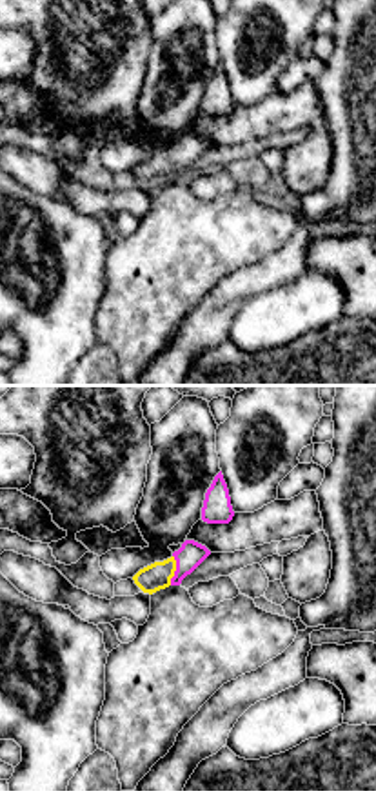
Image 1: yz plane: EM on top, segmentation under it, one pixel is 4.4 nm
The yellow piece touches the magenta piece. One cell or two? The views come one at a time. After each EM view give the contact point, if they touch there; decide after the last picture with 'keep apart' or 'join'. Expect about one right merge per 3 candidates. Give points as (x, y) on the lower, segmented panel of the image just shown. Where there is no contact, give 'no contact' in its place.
meets yellow at (175, 570)

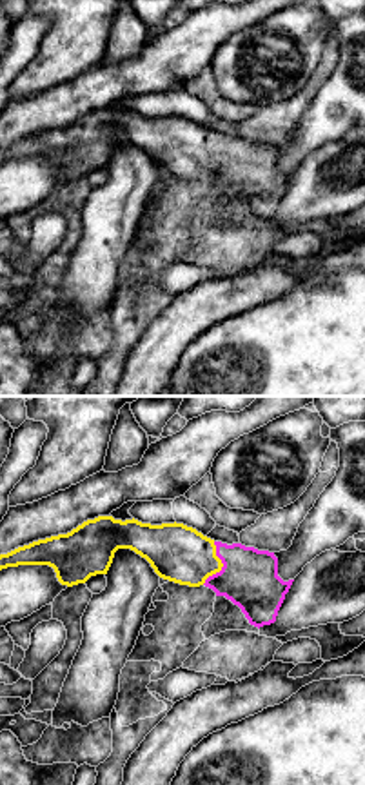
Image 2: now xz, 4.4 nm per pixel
meets yellow at (222, 566)

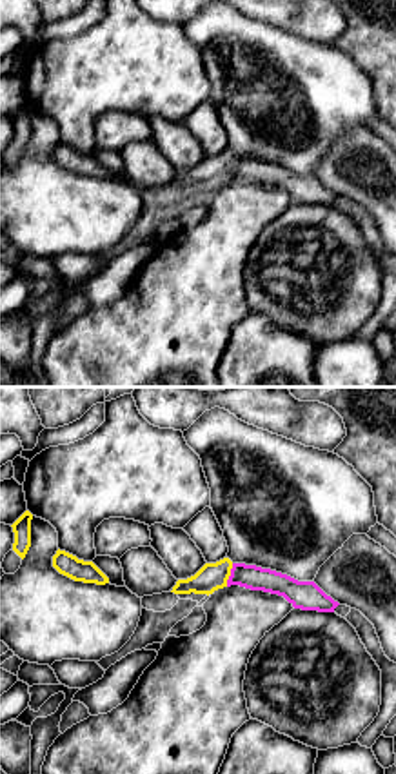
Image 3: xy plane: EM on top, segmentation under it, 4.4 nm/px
meets yellow at (229, 575)

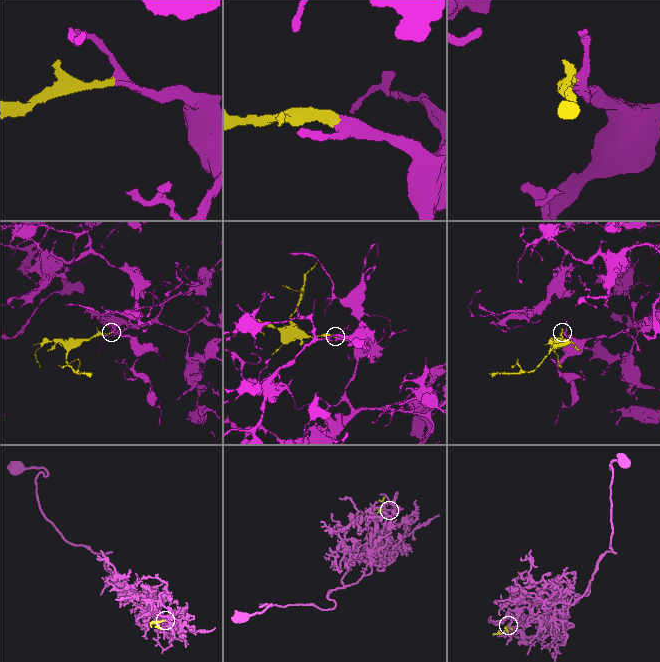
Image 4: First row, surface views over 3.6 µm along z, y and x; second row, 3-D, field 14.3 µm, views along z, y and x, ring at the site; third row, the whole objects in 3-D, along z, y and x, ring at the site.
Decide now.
join

